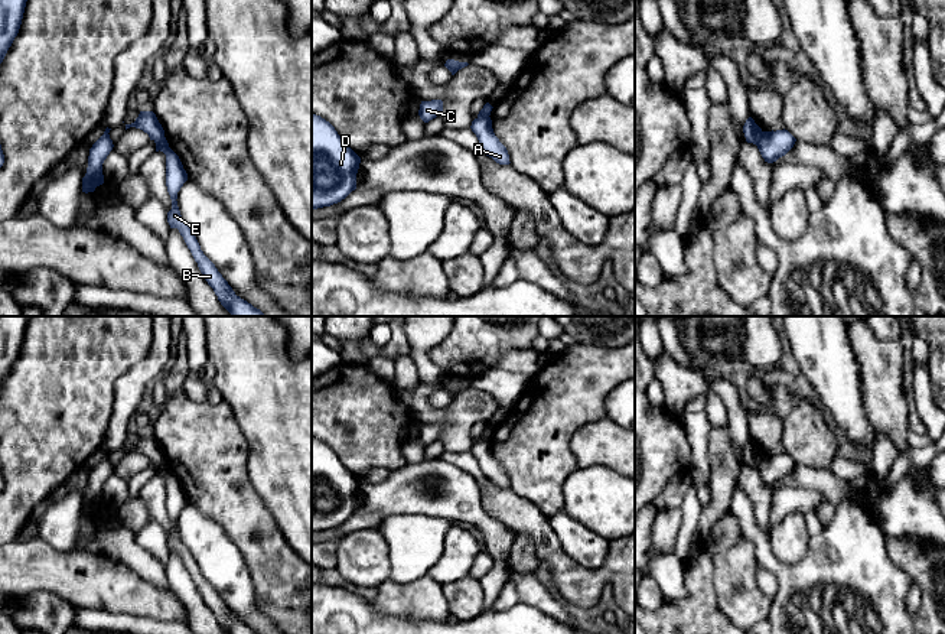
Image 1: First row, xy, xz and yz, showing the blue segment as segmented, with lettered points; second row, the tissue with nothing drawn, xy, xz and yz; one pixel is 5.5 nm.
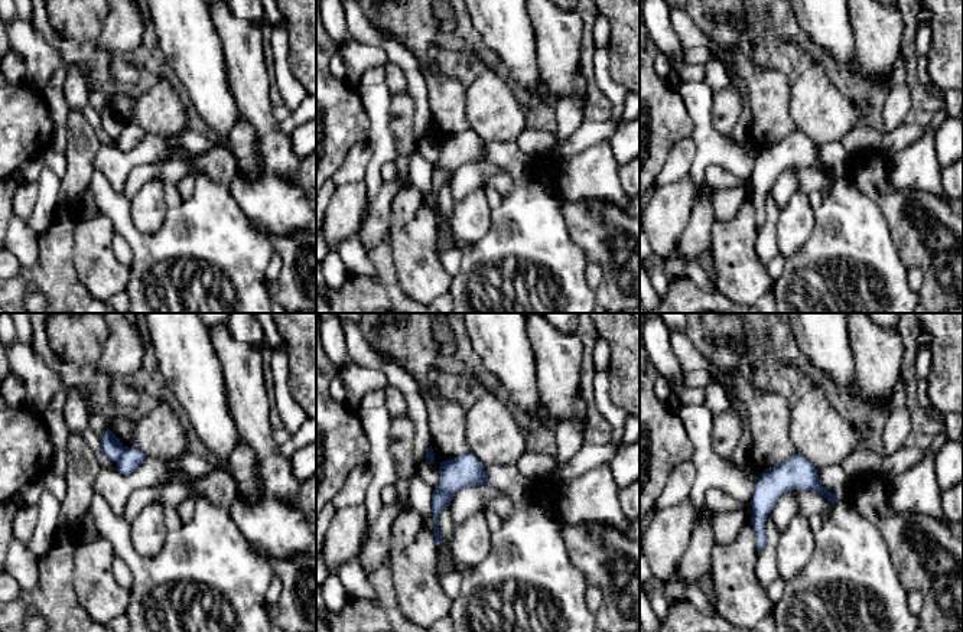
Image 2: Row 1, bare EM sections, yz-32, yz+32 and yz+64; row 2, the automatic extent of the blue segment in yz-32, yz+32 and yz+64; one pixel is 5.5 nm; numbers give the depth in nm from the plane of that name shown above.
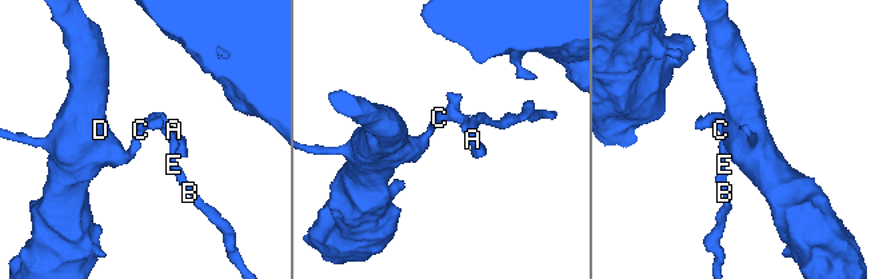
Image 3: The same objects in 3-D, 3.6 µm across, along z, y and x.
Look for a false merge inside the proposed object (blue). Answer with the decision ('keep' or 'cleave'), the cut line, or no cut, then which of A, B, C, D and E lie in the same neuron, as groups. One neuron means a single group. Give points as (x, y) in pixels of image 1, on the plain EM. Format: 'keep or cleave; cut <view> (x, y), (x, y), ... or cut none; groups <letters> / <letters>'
cleave; cut yz (763, 455), (755, 467); groups A B E / C D

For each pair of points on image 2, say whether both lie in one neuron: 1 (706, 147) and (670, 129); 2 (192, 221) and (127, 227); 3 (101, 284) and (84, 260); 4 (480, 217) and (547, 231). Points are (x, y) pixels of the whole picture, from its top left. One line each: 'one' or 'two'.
1: two
2: one
3: one
4: two

